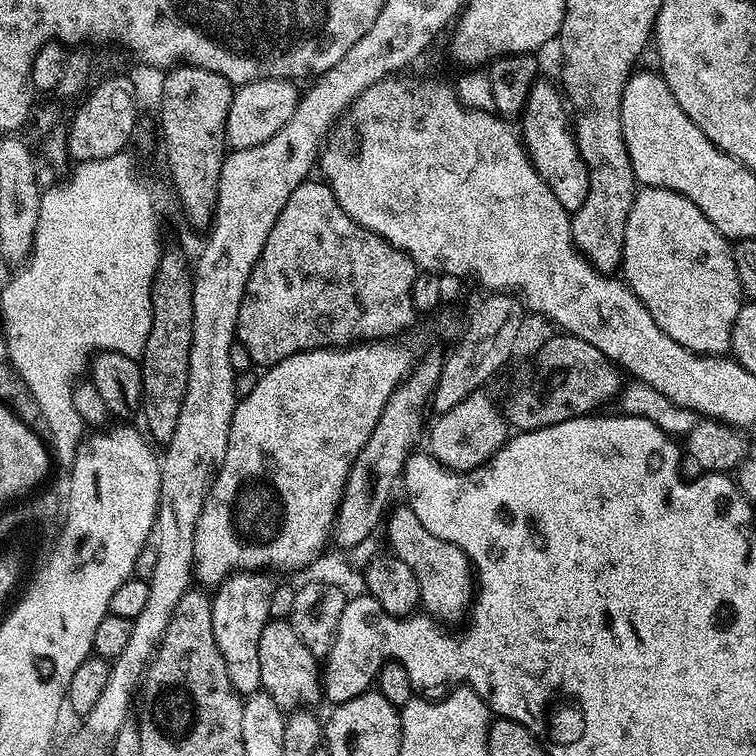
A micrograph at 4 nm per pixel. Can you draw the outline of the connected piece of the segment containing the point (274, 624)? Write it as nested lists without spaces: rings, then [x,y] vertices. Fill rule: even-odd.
[[[269,619],[262,630],[262,638],[258,638],[258,663],[262,665],[261,689],[274,698],[280,708],[295,710],[301,706],[312,706],[316,699],[321,699],[322,668],[318,657],[306,650],[302,638],[294,634],[287,619]]]

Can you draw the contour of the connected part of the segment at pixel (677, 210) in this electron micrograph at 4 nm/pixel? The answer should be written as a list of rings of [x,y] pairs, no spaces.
[[[641,187],[637,191],[634,206],[630,206],[630,218],[626,218],[622,276],[632,293],[650,310],[654,322],[658,322],[660,329],[670,334],[674,342],[702,356],[718,356],[729,351],[732,324],[738,318],[742,303],[732,244],[690,198],[665,188]]]

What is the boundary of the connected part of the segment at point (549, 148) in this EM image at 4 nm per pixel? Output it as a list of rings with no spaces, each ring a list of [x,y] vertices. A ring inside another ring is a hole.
[[[544,78],[537,79],[528,95],[518,132],[534,170],[550,186],[554,198],[558,198],[558,202],[562,202],[564,209],[571,214],[579,210],[582,202],[586,202],[586,194],[590,190],[590,178],[586,162],[580,157],[573,125],[571,123],[568,125],[568,116],[564,113],[564,100],[560,97],[561,89],[557,88]]]

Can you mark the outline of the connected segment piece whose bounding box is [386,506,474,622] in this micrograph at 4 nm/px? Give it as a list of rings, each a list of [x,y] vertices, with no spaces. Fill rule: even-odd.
[[[407,506],[394,508],[386,516],[388,544],[392,547],[389,549],[391,555],[398,557],[402,562],[406,562],[406,566],[410,566],[410,570],[414,570],[420,586],[420,602],[423,611],[431,616],[433,620],[449,622],[448,620],[461,619],[460,621],[463,621],[474,603],[474,569],[467,554],[458,546],[438,538],[438,534],[430,534],[430,530],[426,530],[426,526],[422,526],[422,522],[418,522],[418,514],[414,514],[411,508]]]

